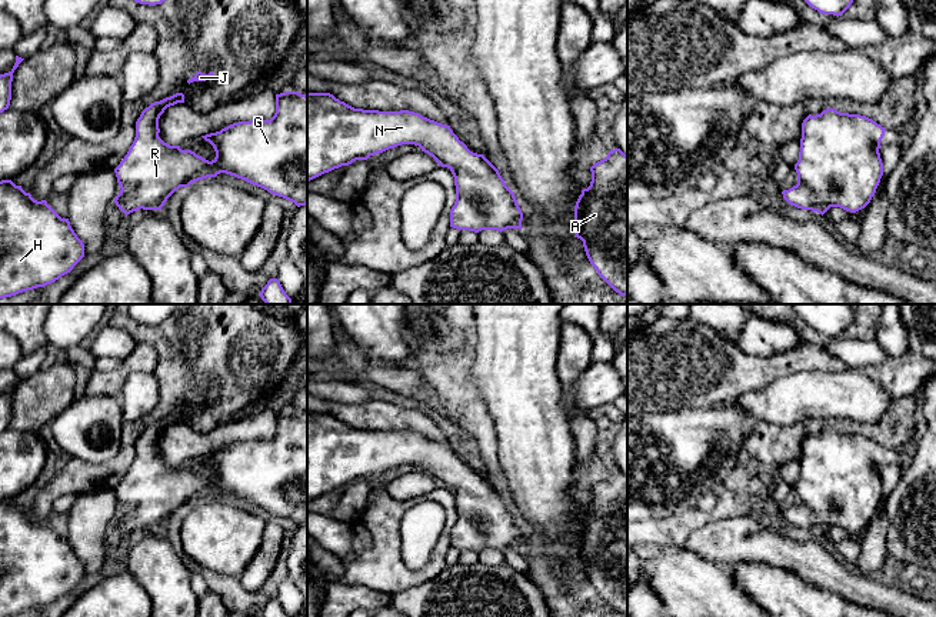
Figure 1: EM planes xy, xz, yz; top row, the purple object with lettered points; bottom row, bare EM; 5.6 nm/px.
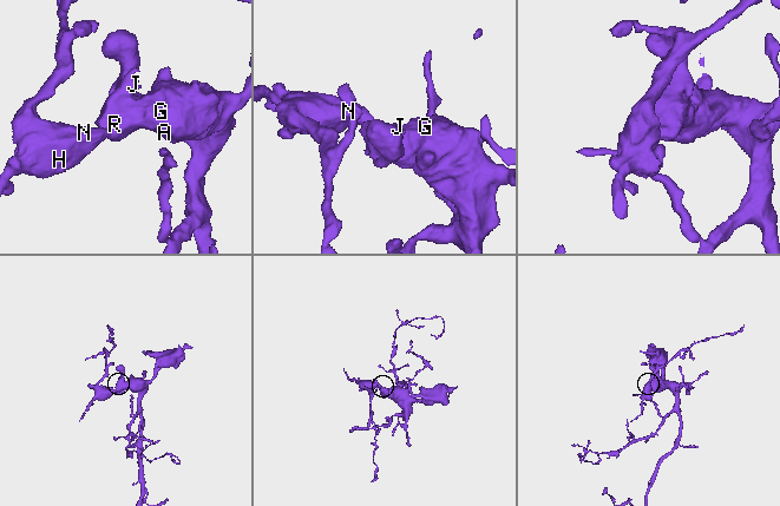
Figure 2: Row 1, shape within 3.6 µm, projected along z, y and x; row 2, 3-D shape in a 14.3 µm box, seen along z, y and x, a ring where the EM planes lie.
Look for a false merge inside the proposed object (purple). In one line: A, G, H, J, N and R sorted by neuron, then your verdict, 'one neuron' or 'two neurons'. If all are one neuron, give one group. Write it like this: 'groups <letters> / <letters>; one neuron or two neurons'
groups A G H J N R; one neuron

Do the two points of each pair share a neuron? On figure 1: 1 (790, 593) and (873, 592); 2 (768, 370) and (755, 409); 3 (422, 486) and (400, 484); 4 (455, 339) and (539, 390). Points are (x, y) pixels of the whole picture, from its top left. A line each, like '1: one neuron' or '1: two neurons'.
1: two neurons
2: two neurons
3: one neuron
4: two neurons

